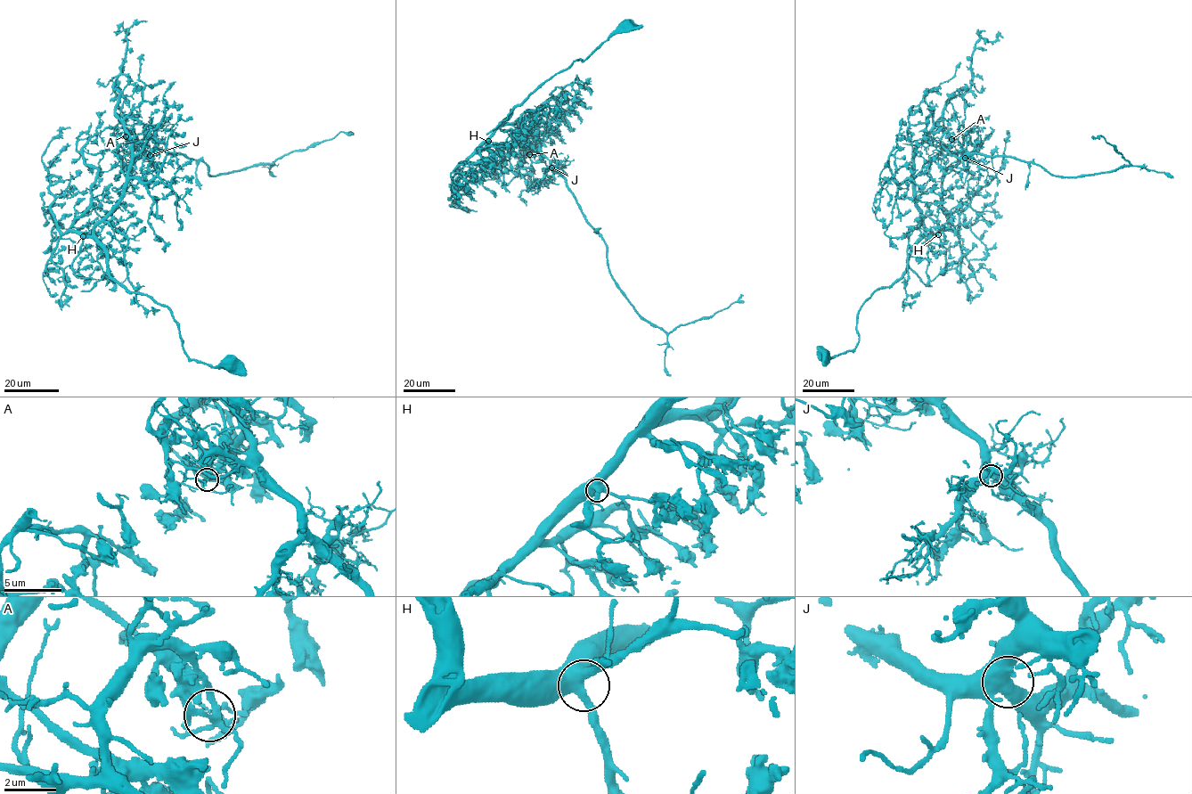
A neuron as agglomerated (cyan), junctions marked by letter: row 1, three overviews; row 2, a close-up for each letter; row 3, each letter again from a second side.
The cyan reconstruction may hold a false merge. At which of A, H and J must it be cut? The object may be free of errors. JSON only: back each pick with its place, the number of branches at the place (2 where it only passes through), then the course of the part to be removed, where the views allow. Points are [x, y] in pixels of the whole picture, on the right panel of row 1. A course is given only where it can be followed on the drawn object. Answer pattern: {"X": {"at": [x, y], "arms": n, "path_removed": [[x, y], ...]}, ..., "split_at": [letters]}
{"A": {"at": [951, 139], "arms": 4, "path_removed": [[951, 140], [946, 133], [941, 144], [958, 157], [1013, 156], [1054, 175], [1130, 164], [1100, 135], [1092, 138]]}, "split_at": ["A"]}

